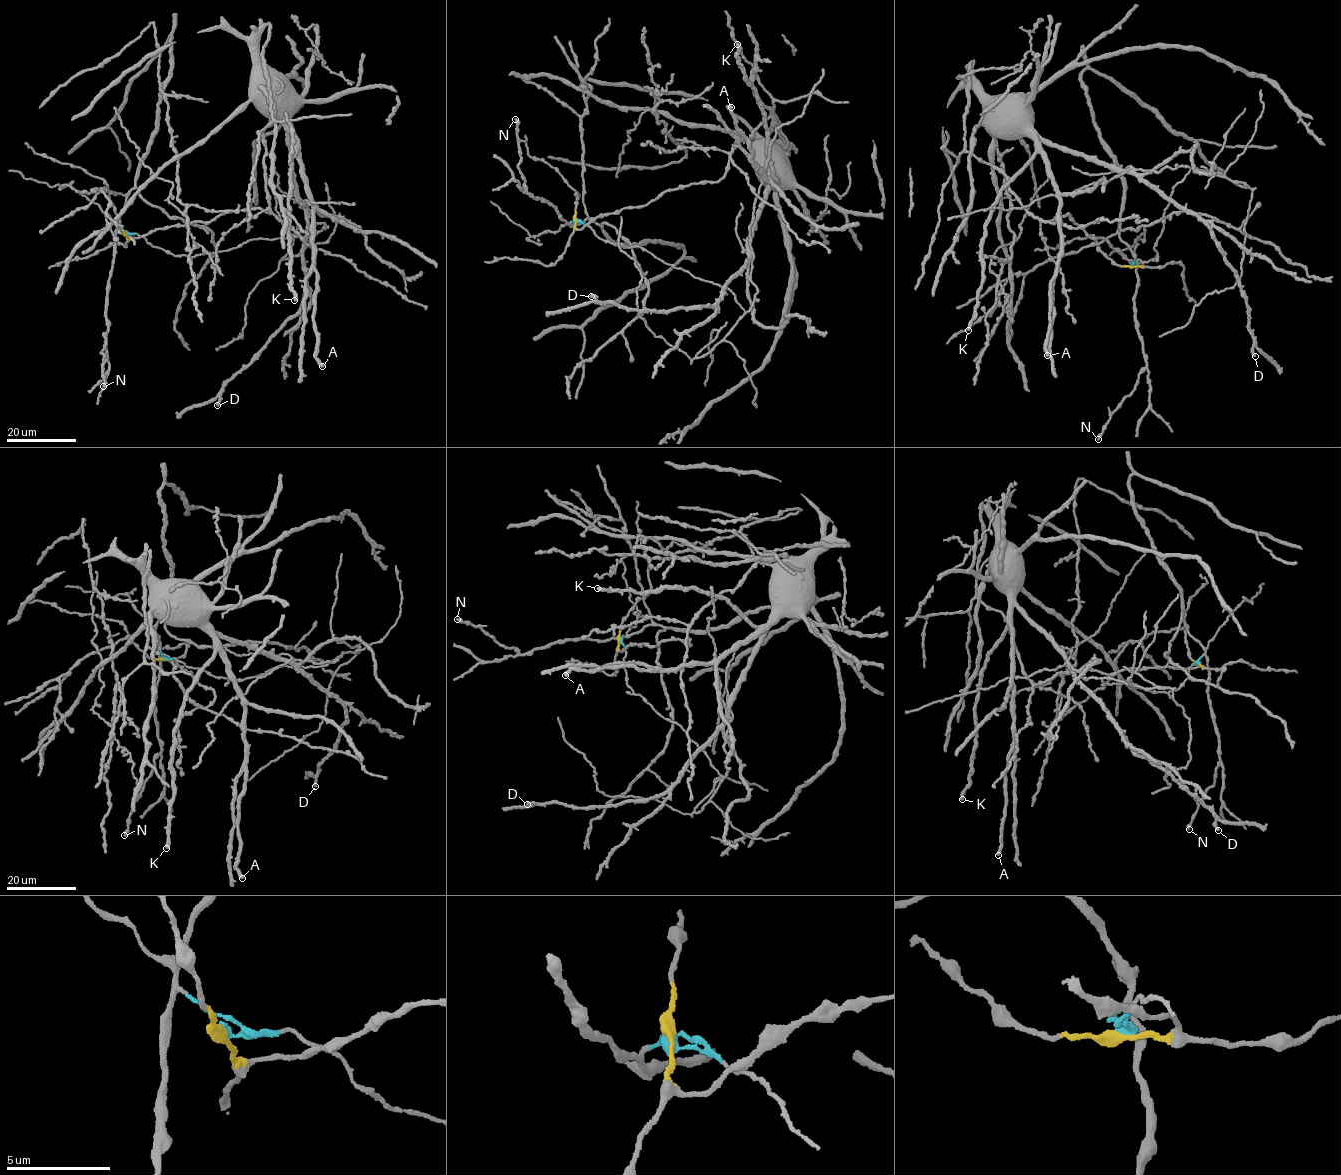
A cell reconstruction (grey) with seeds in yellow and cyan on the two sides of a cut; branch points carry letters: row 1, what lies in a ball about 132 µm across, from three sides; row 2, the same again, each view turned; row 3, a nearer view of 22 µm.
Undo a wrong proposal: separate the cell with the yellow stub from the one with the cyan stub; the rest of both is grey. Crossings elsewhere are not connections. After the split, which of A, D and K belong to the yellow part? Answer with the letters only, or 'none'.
A, D, K

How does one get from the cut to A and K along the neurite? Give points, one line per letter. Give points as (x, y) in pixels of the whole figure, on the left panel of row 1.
A: (125, 234), (270, 212), (262, 134), (272, 101), (261, 87), (292, 135), (311, 202), (322, 366)
K: (125, 234), (136, 238), (225, 212), (270, 212), (262, 134), (272, 101), (261, 86), (294, 139), (294, 300)

